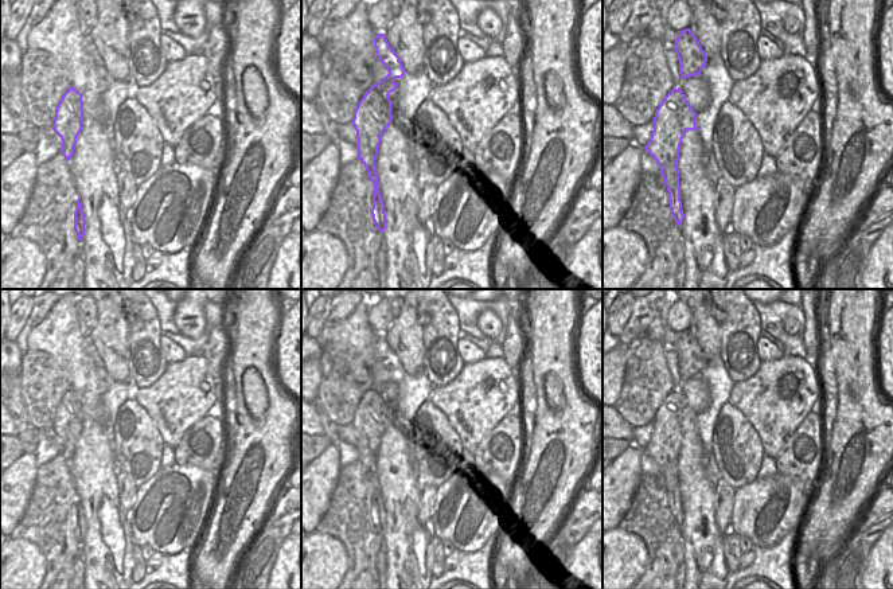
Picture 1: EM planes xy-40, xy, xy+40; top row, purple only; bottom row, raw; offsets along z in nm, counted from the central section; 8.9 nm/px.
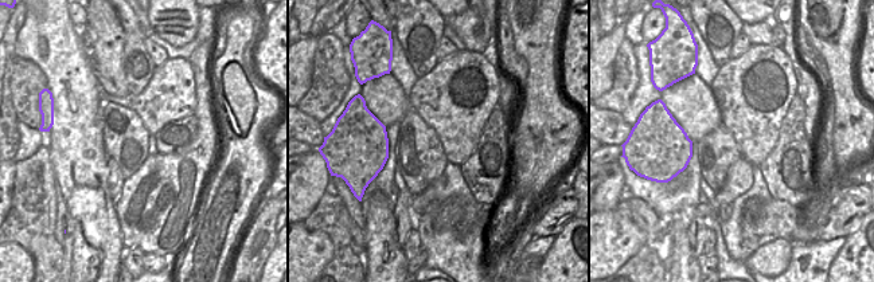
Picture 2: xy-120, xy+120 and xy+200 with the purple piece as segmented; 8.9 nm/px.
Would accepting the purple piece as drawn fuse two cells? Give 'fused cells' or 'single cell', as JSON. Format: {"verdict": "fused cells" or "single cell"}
{"verdict": "single cell"}

